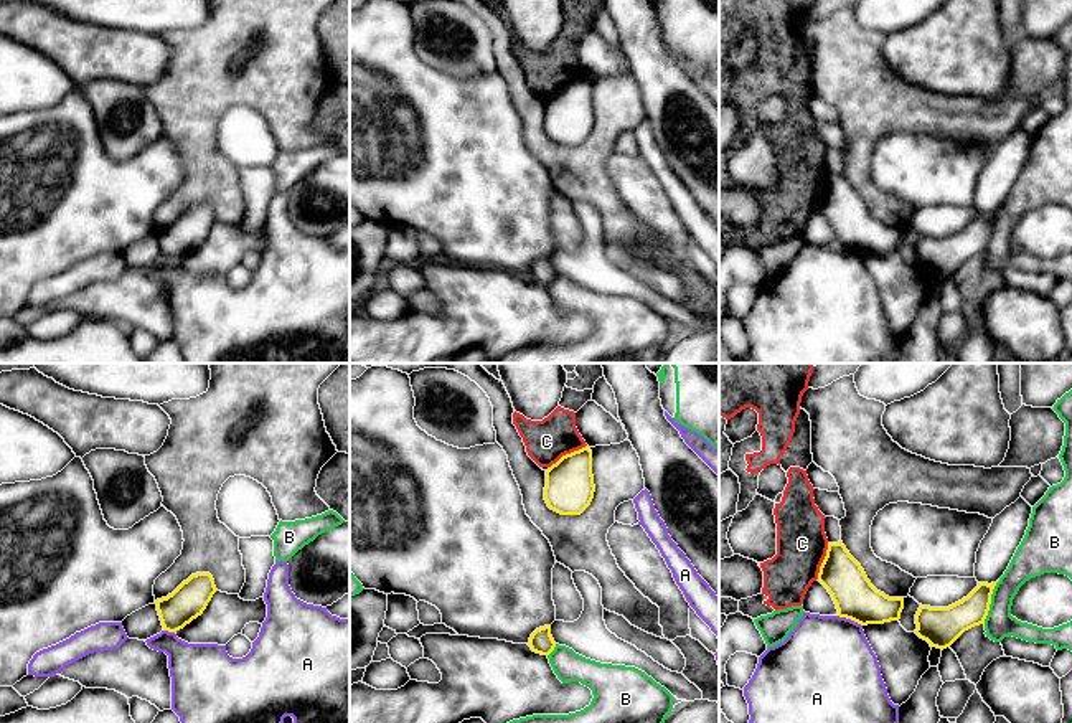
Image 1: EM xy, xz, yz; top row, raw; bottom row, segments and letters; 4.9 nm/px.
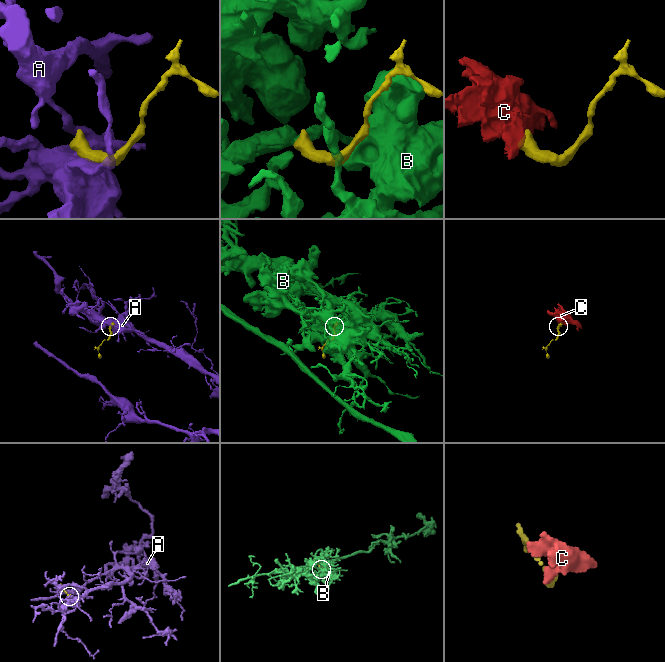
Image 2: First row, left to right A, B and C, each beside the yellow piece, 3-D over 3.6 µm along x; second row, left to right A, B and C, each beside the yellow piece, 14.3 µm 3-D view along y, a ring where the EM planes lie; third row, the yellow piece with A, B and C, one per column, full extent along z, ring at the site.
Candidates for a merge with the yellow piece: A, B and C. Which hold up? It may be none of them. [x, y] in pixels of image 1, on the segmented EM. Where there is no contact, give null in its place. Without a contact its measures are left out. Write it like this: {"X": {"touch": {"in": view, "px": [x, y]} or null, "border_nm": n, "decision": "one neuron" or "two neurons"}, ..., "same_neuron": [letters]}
{"A": {"touch": {"in": "yz", "px": [850, 618]}, "border_nm": 130, "decision": "two neurons"}, "B": {"touch": {"in": "yz", "px": [990, 603]}, "border_nm": 220, "decision": "two neurons"}, "C": {"touch": {"in": "xz", "px": [568, 454]}, "border_nm": 220, "decision": "two neurons"}, "same_neuron": []}

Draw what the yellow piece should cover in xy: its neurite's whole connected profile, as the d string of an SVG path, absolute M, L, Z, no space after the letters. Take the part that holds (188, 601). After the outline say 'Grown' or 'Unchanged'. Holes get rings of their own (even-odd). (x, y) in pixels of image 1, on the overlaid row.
M196 573L172 594L157 599L155 604L163 631L176 632L201 616L216 591L209 573Z. Unchanged

